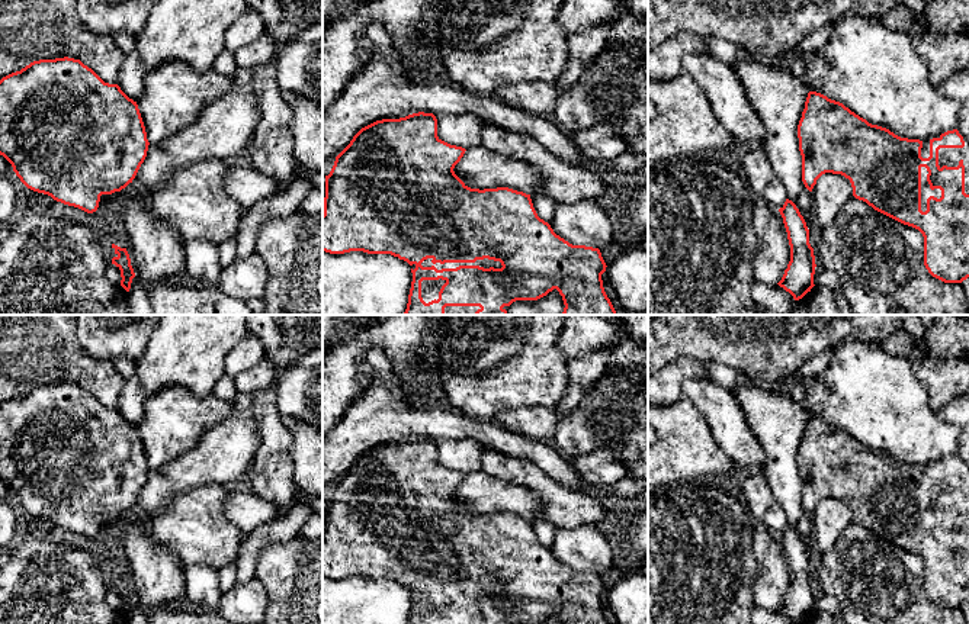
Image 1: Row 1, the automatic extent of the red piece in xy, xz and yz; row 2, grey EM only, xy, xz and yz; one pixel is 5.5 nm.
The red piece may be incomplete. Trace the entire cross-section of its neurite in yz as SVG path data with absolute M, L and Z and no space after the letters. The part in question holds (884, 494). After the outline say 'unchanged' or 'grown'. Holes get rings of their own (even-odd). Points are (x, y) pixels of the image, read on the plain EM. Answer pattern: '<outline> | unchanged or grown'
M809 416L805 427L805 434L802 437L802 443L798 450L798 463L799 476L802 480L802 506L809 517L812 517L814 511L816 509L816 505L825 498L844 501L850 505L853 512L853 521L856 524L866 527L875 535L904 550L912 551L923 559L924 591L933 602L944 608L962 608L969 602L969 466L966 466L957 454L947 456L937 463L924 466L901 463L886 453L869 448L866 444L860 443L848 432L846 432L843 428L831 425L821 418Z | grown

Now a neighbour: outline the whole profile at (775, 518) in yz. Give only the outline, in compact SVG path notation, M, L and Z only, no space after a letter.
M773 504L771 508L766 512L766 515L761 520L766 527L774 533L774 534L780 534L783 533L786 524L787 524L787 518L786 514L783 511L783 508L779 504Z

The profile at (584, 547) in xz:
M591 524L574 528L556 528L551 553L572 570L604 573L616 559L616 549L609 538Z

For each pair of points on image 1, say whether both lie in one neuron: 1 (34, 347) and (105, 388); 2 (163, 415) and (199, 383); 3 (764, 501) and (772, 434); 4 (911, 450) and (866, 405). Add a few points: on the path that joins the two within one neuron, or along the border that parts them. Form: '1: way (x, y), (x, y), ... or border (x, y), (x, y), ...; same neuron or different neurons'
1: way (51, 353), (87, 372); same neuron
2: border (157, 391), (185, 386), (198, 396), (212, 393); different neurons
3: border (761, 472), (775, 501); different neurons
4: way (899, 438), (878, 417); same neuron

